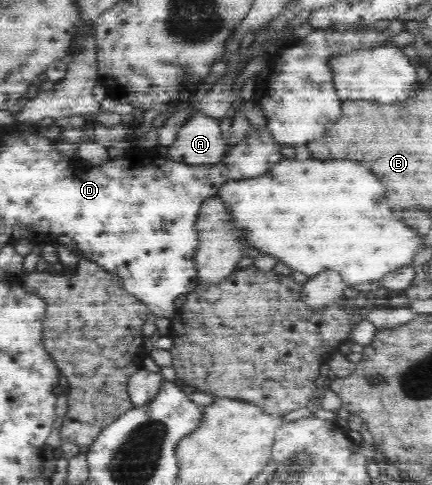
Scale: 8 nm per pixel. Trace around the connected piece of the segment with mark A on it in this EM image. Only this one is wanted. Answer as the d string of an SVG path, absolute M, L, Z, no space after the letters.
M195 111L183 123L175 142L168 146L167 156L172 162L188 166L214 165L223 161L225 150L227 146L221 137L220 119Z

